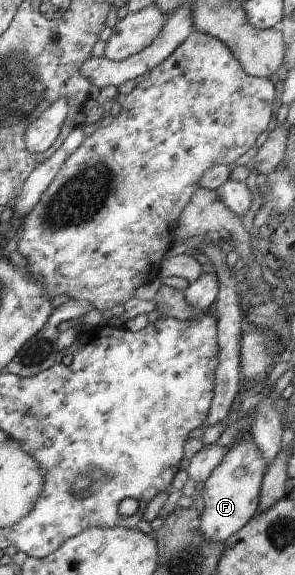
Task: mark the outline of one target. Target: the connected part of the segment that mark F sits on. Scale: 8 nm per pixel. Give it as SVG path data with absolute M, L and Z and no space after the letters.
M248 436L229 449L226 459L214 469L212 476L200 491L205 508L200 516L202 535L214 543L226 543L242 531L242 527L253 518L258 507L258 497L262 477L265 473L265 459L257 445Z

